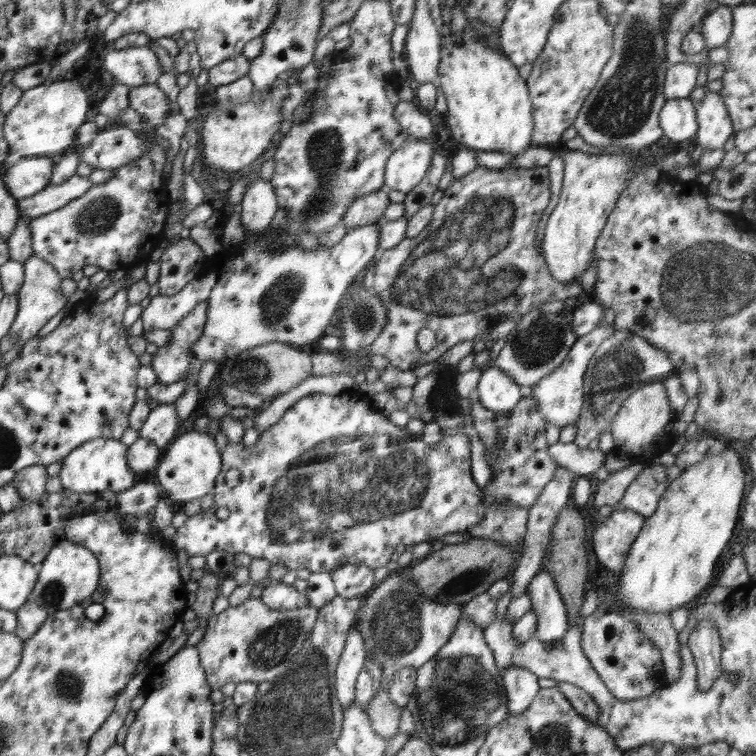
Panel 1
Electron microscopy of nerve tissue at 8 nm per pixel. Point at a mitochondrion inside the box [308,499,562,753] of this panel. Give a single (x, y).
(458, 698)

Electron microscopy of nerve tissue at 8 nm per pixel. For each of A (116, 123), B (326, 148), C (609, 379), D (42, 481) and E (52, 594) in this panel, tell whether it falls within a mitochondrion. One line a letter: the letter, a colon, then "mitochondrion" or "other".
A: other
B: mitochondrion
C: mitochondrion
D: other
E: mitochondrion

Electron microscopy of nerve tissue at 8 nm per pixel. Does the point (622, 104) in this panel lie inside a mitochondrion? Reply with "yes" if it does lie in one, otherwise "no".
yes

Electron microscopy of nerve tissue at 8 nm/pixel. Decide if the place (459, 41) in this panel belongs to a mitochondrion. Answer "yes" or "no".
no

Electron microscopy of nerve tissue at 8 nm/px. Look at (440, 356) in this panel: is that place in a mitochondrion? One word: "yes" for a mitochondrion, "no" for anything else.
no

